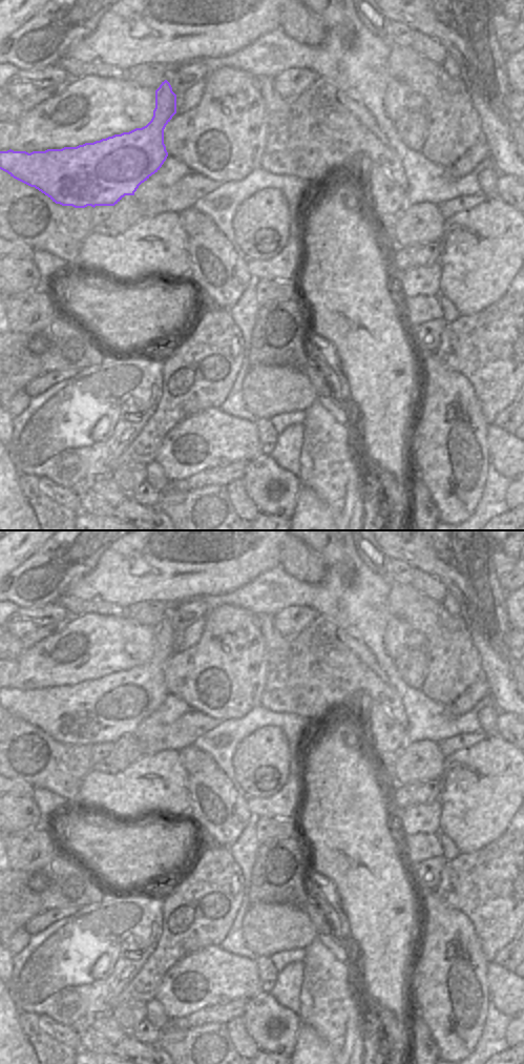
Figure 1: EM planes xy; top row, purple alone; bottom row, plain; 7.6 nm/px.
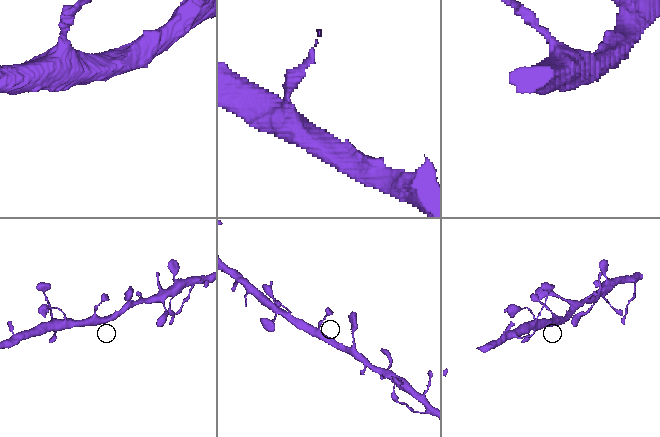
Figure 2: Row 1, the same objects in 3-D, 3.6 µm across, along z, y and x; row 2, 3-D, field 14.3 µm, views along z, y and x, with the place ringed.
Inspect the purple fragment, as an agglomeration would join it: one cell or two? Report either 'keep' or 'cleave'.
keep

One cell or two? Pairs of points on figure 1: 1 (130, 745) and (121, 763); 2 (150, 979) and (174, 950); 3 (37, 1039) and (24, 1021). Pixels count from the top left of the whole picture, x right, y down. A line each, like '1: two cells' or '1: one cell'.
1: one cell
2: one cell
3: one cell

